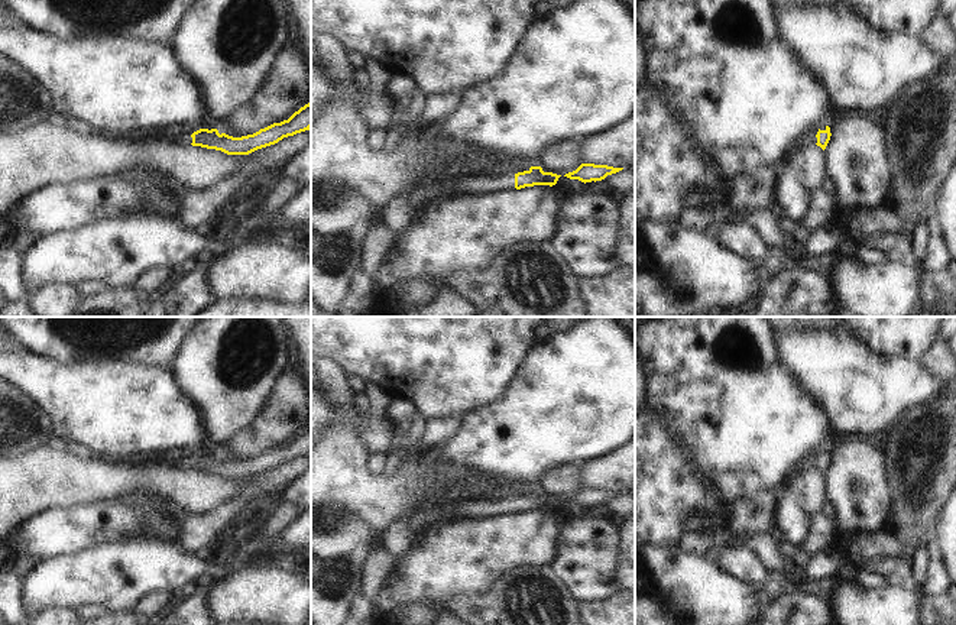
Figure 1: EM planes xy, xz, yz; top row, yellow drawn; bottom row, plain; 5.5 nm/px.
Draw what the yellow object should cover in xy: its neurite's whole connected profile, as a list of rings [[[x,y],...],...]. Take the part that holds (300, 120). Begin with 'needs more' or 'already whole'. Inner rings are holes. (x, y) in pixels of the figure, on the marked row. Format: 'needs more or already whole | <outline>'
needs more | [[[311,101],[295,111],[288,120],[273,123],[259,132],[242,137],[233,137],[226,133],[218,133],[217,129],[200,129],[192,135],[176,140],[184,146],[201,146],[207,149],[221,150],[227,155],[249,155],[257,149],[270,146],[283,137],[311,129]]]

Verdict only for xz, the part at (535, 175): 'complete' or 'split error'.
split error

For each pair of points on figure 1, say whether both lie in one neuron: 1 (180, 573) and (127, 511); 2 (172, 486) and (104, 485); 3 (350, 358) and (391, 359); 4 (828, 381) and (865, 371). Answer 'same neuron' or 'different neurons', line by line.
1: different neurons
2: same neuron
3: same neuron
4: same neuron

